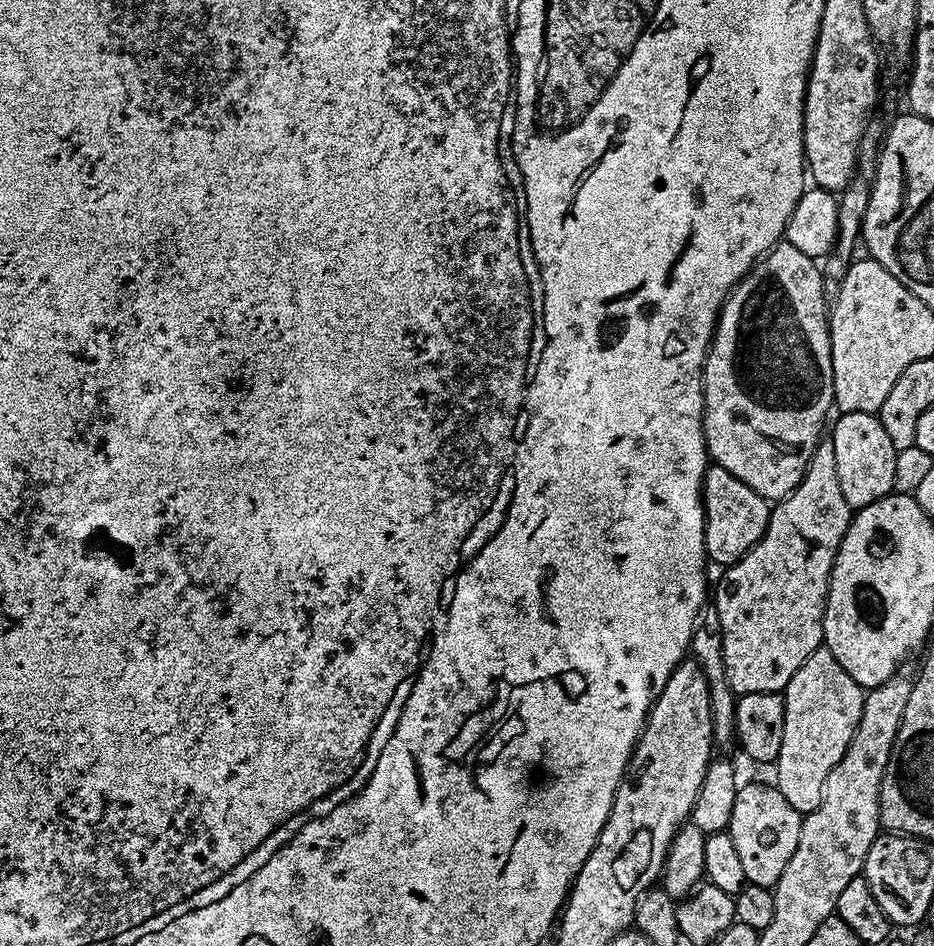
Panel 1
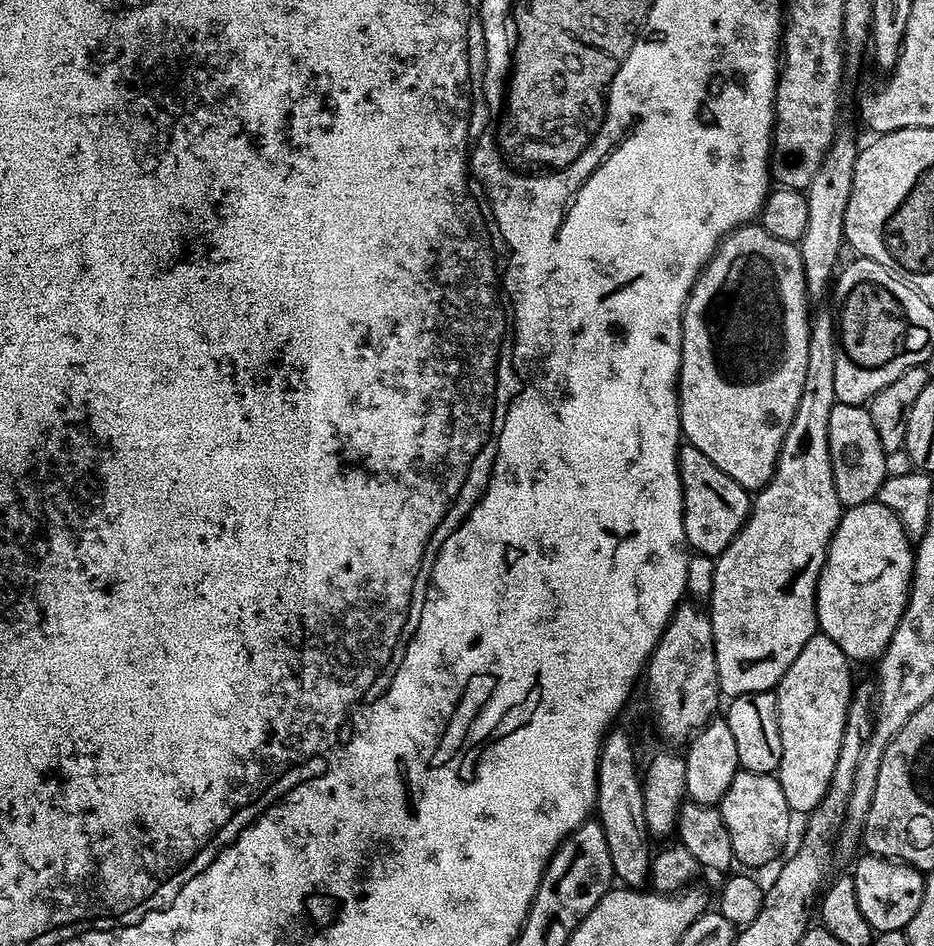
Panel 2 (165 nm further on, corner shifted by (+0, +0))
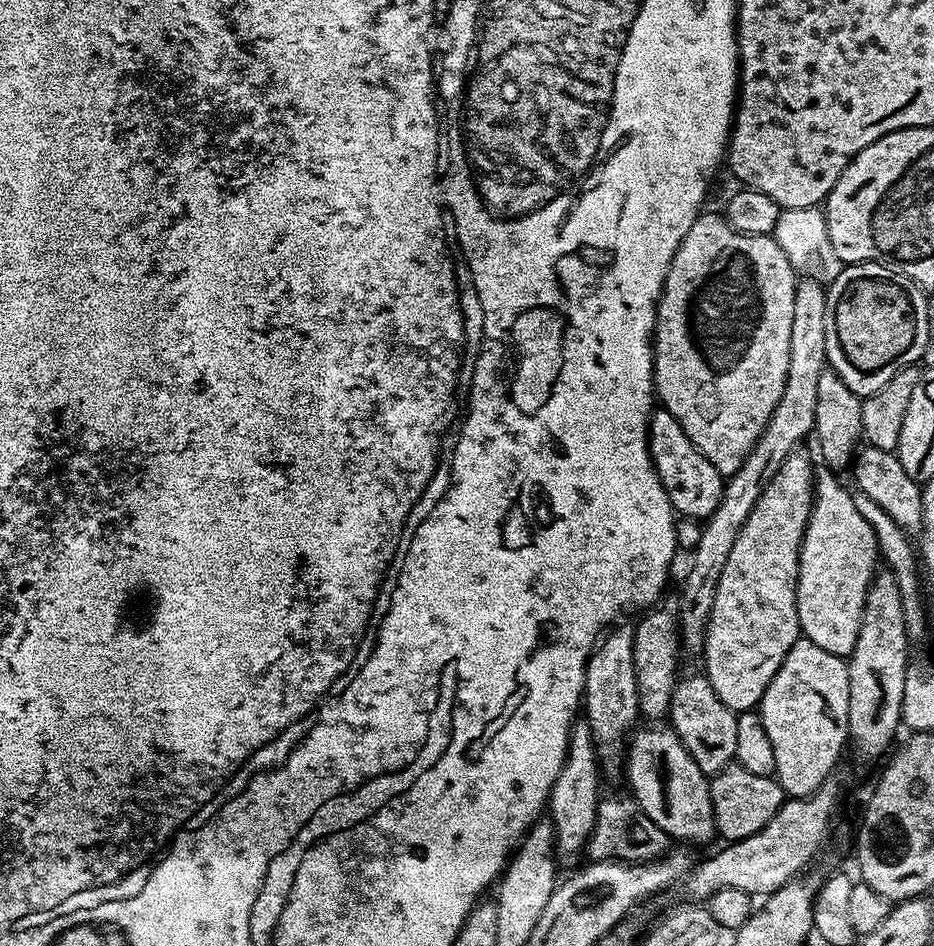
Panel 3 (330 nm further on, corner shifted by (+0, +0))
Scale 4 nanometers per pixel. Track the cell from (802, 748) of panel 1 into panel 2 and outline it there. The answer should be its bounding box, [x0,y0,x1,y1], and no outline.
[776,634,854,810]

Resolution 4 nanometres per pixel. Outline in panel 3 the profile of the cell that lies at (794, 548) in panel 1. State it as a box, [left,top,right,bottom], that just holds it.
[702,450,814,712]

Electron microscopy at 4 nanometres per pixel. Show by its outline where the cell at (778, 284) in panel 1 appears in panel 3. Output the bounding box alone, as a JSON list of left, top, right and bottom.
[652,211,798,478]

